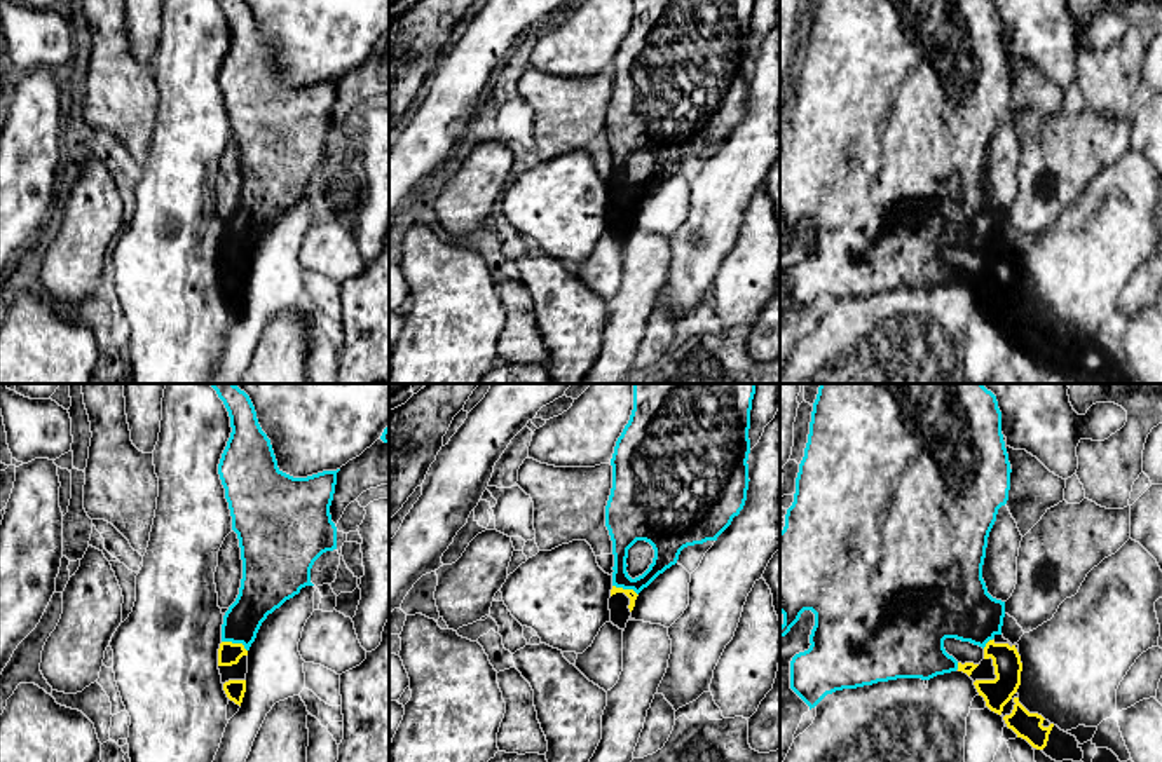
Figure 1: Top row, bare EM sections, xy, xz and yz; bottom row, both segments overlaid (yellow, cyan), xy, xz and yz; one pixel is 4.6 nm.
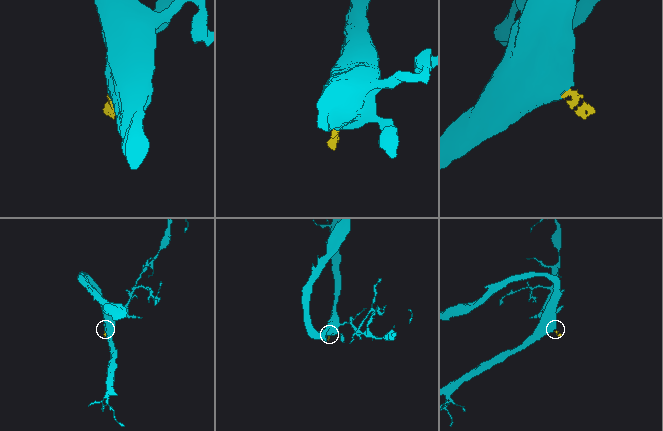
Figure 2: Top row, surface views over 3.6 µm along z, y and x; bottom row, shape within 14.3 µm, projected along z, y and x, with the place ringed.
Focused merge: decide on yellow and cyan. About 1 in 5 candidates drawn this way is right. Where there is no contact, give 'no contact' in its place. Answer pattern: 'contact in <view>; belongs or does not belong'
contact in xy; belongs

